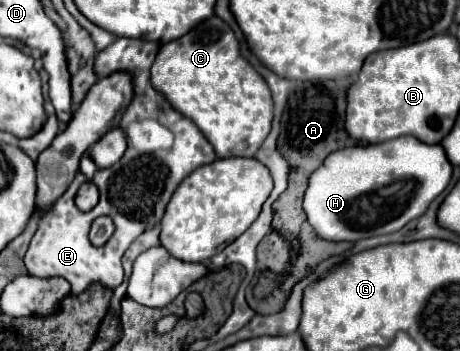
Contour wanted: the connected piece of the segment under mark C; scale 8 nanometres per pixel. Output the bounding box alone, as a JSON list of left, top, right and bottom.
[151,17,273,157]

